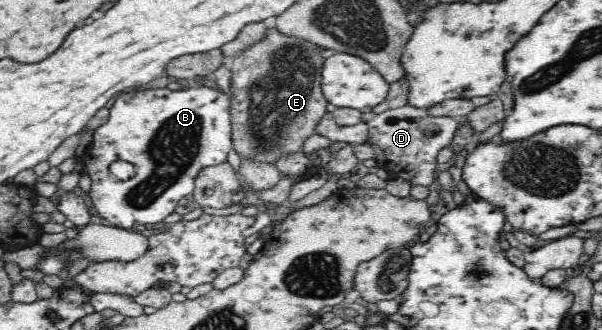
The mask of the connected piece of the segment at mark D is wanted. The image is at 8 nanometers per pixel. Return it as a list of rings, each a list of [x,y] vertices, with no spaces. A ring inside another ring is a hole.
[[[410,105],[372,114],[366,120],[366,124],[369,131],[366,143],[374,150],[373,158],[378,163],[378,166],[385,168],[391,177],[403,174],[414,185],[423,186],[432,185],[436,154],[442,147],[450,144],[457,126],[453,117],[432,117],[426,113],[424,108],[415,108]]]

